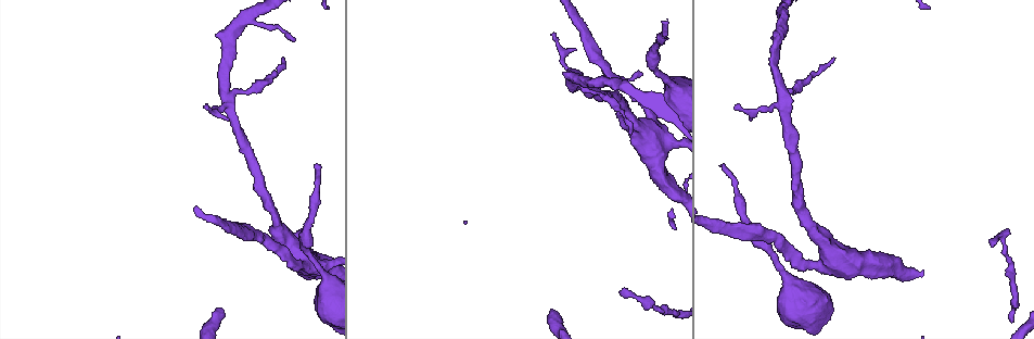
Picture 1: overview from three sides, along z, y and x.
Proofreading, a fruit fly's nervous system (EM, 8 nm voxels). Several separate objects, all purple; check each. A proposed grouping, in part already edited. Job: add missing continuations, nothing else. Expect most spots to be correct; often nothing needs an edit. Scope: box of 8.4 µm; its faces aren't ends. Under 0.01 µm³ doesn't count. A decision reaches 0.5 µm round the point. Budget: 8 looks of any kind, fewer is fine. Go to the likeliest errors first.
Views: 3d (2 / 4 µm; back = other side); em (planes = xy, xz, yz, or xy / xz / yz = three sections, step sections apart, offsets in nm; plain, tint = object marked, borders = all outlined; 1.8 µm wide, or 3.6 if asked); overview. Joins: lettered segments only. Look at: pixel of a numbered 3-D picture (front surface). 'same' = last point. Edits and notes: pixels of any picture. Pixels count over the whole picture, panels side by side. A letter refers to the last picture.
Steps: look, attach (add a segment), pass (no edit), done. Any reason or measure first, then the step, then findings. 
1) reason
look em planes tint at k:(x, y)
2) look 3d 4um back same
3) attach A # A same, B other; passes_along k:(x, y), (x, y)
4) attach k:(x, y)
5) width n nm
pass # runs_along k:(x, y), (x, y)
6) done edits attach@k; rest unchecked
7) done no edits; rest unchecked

two arms in line, one across
look 3d 2um at 1:(225, 97)

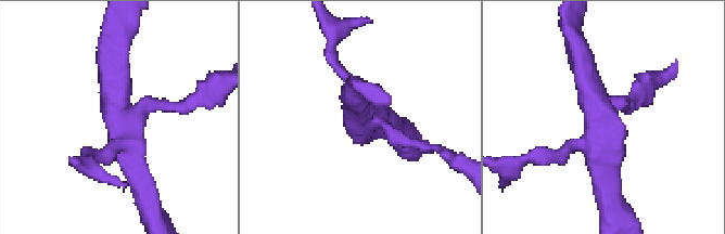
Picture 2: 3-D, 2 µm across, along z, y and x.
need the tissue
look em xz step 8 tint at 2:(118, 119)

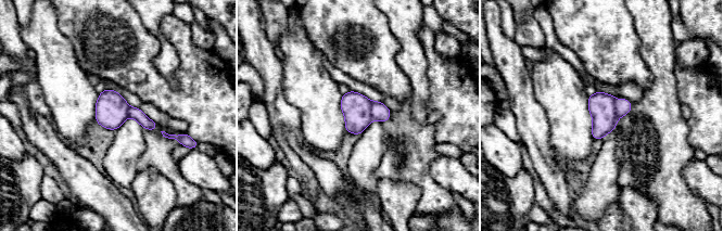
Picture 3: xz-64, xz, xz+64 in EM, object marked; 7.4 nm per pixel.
cut it another way
look em planes borders same

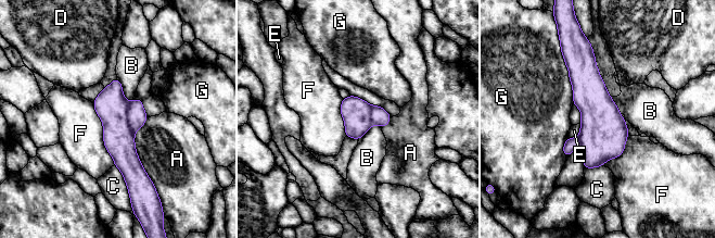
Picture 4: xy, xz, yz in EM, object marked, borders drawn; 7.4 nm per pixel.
longest_contact A 500 nm
pass # A other, B other, C other, D other, E other, F other, G other; no lettered segment goes on from it

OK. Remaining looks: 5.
long arm stops here
look em xz step 4 borders at 1:(316, 166)

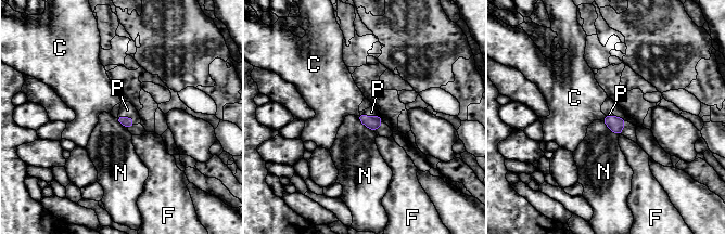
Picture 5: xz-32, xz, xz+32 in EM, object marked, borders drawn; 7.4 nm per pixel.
look em planes borders same

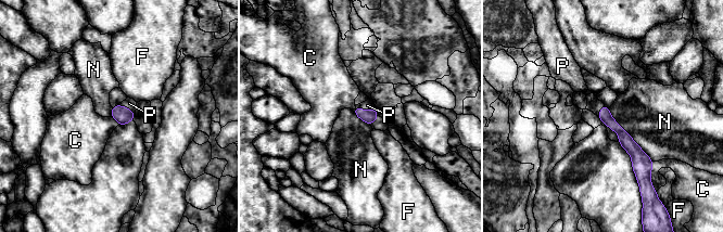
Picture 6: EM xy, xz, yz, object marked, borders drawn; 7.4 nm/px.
attach P # C other, F other, N other, P same; passes_along 6:(368, 116), (368, 111), (367, 105); the neuron continues

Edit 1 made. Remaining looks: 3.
done edits attach@6; rest unchecked

